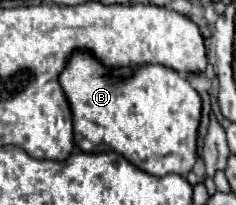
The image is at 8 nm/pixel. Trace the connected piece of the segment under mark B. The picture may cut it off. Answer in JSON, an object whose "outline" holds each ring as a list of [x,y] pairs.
{"outline":[[[77,51],[59,81],[71,103],[75,145],[81,151],[117,151],[151,175],[187,175],[197,163],[201,97],[177,71],[145,65],[123,81],[107,77],[107,69],[93,55]]]}

